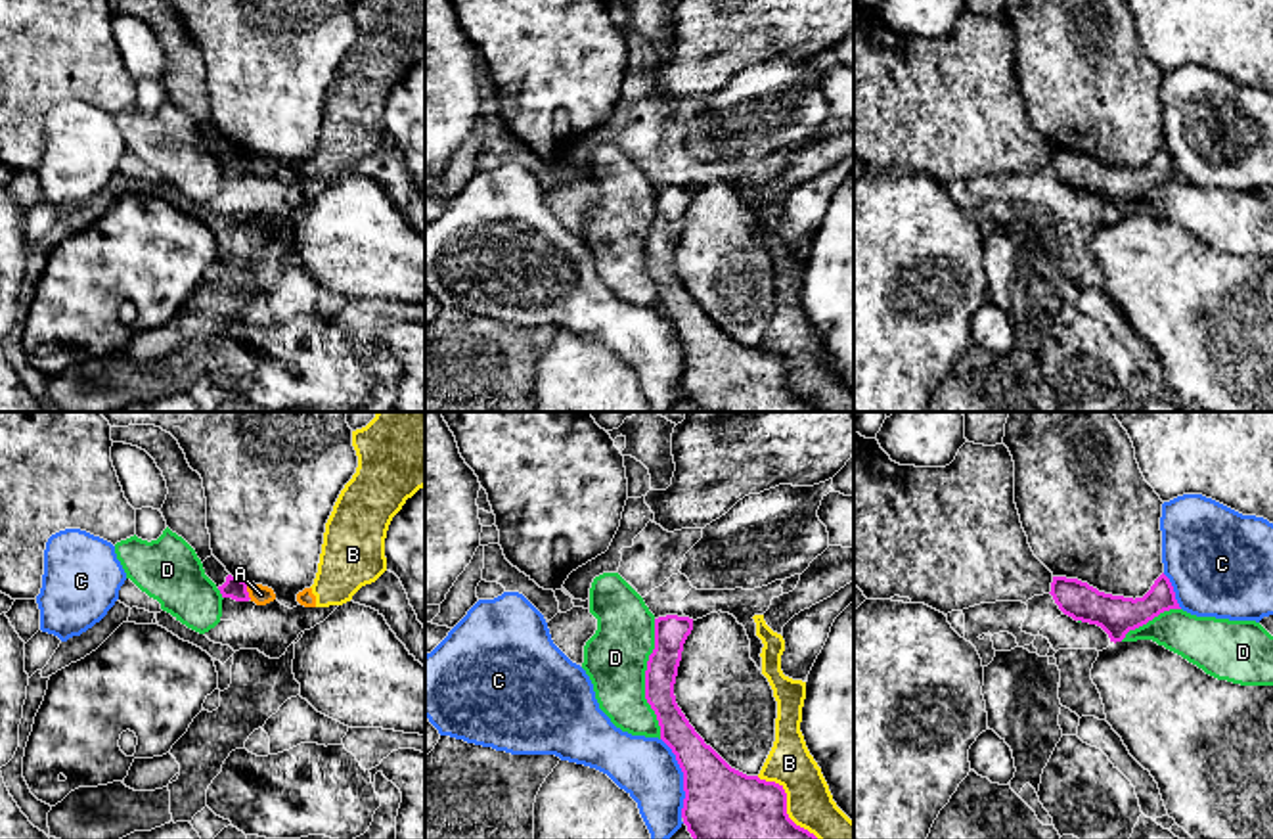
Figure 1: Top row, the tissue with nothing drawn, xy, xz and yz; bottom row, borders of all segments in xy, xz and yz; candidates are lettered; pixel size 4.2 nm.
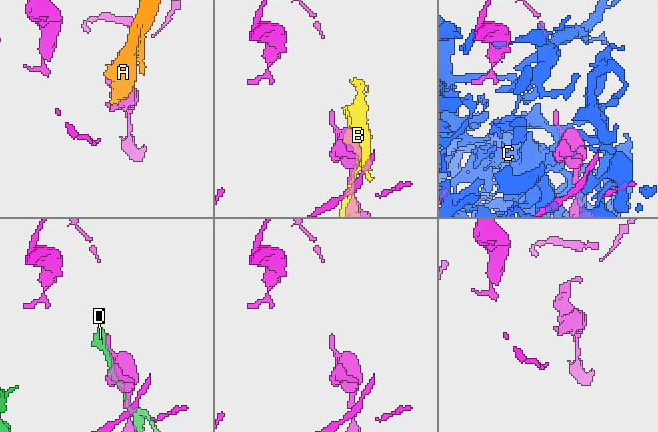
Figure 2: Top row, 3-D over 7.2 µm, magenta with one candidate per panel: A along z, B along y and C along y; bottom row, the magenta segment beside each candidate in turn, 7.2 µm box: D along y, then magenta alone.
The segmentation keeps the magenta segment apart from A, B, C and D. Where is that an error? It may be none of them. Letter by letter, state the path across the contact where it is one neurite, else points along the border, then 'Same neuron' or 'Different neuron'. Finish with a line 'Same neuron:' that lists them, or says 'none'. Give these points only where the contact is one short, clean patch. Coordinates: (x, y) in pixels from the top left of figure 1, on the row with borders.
A: Boundary: xy (245, 583), (251, 598). Different neuron
B: Different neuron
C: Different neuron
D: Different neuron
Same neuron: none

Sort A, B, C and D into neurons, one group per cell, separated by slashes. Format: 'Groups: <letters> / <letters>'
Groups: A B / C / D

